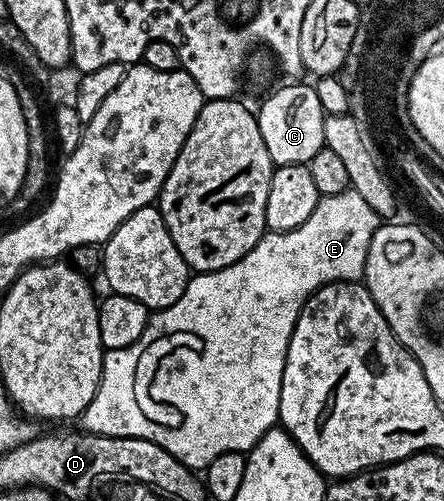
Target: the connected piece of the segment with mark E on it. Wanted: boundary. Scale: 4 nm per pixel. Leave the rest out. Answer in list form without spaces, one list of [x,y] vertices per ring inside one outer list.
[[[349,189],[342,193],[326,195],[318,201],[318,205],[314,205],[314,213],[310,213],[310,217],[306,217],[306,221],[302,221],[298,229],[268,231],[258,241],[258,245],[254,245],[254,249],[250,249],[246,257],[234,261],[234,265],[226,265],[226,269],[217,271],[193,274],[188,280],[182,297],[178,297],[174,305],[161,307],[149,314],[146,329],[142,337],[134,341],[134,345],[126,345],[126,349],[105,351],[104,376],[100,378],[94,401],[90,401],[90,405],[82,416],[83,430],[110,437],[142,437],[146,441],[154,441],[162,445],[166,453],[178,457],[182,465],[193,469],[207,469],[210,461],[214,461],[214,457],[222,457],[222,453],[248,452],[269,429],[277,426],[280,417],[280,394],[282,393],[282,373],[286,365],[286,353],[290,345],[290,337],[294,333],[294,325],[304,308],[304,302],[319,287],[325,287],[327,283],[363,280],[366,253],[370,249],[370,241],[381,222],[381,216],[376,215],[374,209],[370,209],[370,205],[366,205],[366,200],[357,191]]]

